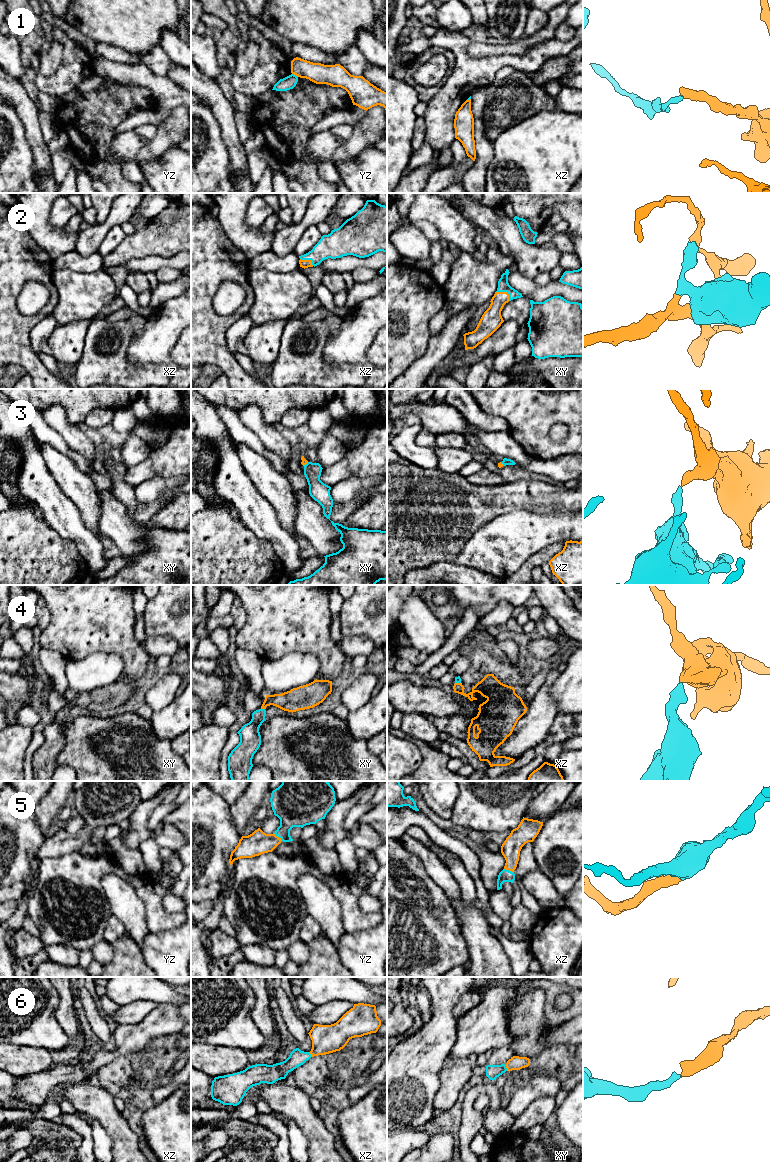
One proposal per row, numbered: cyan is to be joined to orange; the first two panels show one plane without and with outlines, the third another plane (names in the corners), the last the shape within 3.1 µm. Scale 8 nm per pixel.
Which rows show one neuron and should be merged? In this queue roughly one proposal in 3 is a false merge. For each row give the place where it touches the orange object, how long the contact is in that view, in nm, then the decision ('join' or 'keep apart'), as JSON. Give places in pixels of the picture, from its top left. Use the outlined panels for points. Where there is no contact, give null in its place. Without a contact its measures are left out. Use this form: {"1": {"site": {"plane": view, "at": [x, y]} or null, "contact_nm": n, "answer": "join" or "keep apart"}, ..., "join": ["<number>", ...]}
{"1": {"site": {"plane": "yz", "at": [295, 74]}, "contact_nm": 60, "answer": "keep apart"}, "2": {"site": {"plane": "xy", "at": [505, 292]}, "contact_nm": 140, "answer": "join"}, "3": {"site": {"plane": "xy", "at": [305, 464]}, "contact_nm": 50, "answer": "join"}, "4": {"site": {"plane": "xy", "at": [263, 708]}, "contact_nm": 30, "answer": "join"}, "5": {"site": {"plane": "yz", "at": [277, 836]}, "contact_nm": 100, "answer": "join"}, "6": {"site": {"plane": "xy", "at": [506, 1067]}, "contact_nm": 60, "answer": "join"}, "join": ["2", "3", "4", "5", "6"]}

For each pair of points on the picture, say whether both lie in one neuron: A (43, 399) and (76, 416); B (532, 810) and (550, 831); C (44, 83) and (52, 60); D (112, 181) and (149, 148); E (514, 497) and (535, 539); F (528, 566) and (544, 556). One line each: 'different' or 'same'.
A: same
B: different
C: different
D: different
E: different
F: same

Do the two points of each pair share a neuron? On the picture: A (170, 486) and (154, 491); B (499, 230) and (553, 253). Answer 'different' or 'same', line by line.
A: same
B: same

